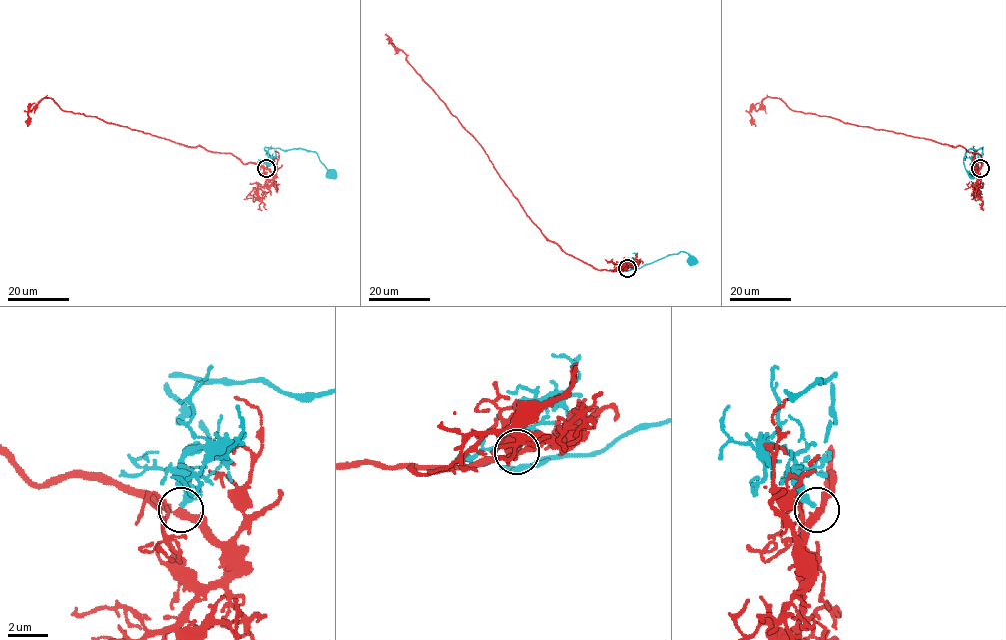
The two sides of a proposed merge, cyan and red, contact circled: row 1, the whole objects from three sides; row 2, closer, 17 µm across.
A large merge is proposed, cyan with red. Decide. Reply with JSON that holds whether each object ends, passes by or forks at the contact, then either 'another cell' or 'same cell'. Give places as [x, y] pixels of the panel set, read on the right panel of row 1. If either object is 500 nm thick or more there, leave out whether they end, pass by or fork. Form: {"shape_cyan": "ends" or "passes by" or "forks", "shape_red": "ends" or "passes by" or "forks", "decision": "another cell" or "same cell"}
{"shape_cyan": "ends", "shape_red": "forks", "decision": "same cell"}

